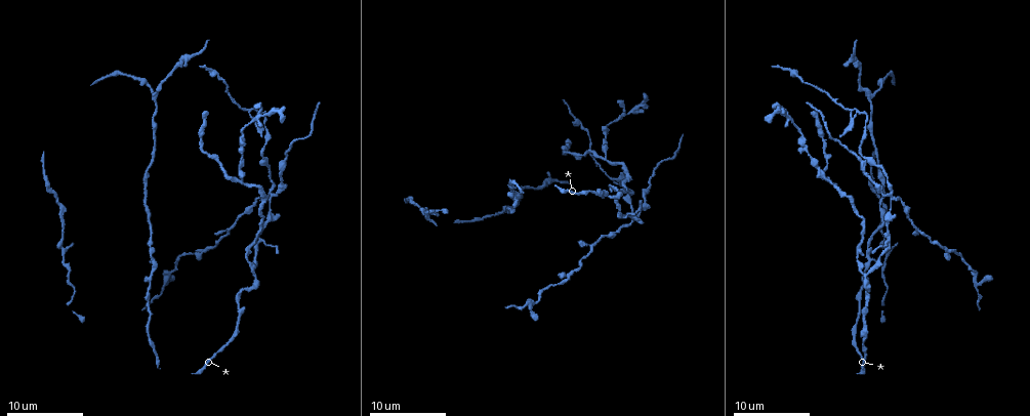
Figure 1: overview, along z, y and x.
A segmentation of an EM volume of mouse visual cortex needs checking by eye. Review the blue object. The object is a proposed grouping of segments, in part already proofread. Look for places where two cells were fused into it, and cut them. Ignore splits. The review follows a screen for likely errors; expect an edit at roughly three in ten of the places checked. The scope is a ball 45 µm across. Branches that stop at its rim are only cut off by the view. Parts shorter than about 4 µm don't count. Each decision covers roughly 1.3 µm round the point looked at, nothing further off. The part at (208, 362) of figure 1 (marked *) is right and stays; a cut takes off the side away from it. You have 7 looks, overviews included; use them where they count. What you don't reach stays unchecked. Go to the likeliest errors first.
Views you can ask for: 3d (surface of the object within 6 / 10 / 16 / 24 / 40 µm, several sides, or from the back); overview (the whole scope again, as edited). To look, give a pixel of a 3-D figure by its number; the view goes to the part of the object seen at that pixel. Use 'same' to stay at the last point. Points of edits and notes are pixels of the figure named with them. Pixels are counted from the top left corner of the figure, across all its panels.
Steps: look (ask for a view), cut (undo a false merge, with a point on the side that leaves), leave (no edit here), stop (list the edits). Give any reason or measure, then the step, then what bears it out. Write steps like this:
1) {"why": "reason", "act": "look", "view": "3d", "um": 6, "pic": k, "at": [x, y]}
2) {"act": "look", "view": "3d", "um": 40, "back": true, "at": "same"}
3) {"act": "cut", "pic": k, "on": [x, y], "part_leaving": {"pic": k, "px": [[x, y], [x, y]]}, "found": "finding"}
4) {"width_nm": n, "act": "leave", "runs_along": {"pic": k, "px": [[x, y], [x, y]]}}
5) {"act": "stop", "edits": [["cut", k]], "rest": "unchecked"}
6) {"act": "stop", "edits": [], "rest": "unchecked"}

{"why": "four arms meet", "act": "look", "view": "3d", "um": 10, "pic": 1, "at": [633, 221]}

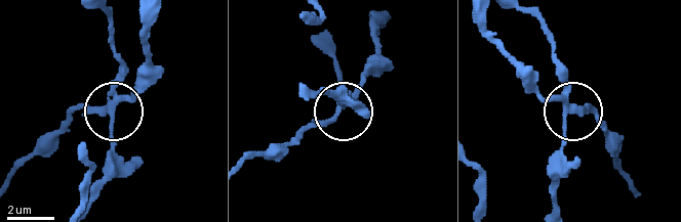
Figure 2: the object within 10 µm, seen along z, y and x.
{"width_nm": 250, "act": "cut", "pic": 2, "on": [131, 95], "part_leaving": {"pic": 2, "px": [[111, 105], [71, 117], [18, 170]]}, "found": "two cells meet here"}

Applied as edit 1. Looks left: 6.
{"why": "four or more arms meet", "act": "look", "view": "3d", "um": 10, "pic": 1, "at": [263, 240]}

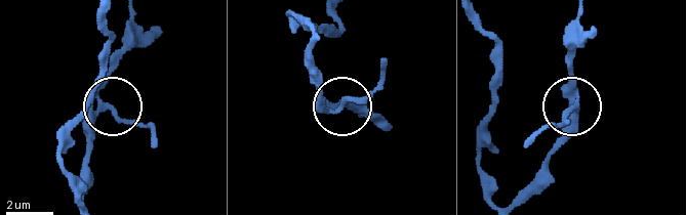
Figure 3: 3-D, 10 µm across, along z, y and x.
{"arms": 4, "act": "leave", "runs_along": {"pic": 3, "px": [[510, 204], [535, 174], [574, 108], [542, 131]]}, "found": "continuous, no second cell"}

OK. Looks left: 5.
{"why": "three-way junction", "act": "look", "view": "3d", "um": 6, "pic": 1, "at": [867, 276]}

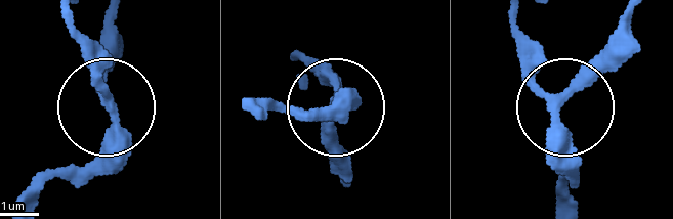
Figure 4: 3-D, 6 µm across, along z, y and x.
{"why": "from behind", "act": "look", "view": "3d", "um": 6, "back": true, "pic": 4, "at": [106, 98]}

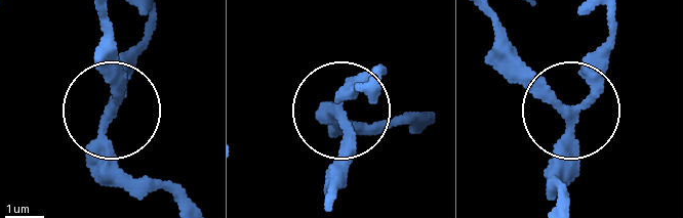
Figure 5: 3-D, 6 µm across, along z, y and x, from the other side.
{"arms": 3, "act": "leave", "runs_along": {"pic": 5, "px": [[184, 207], [128, 177], [109, 138], [145, 34]]}, "found": "continuous, no second cell"}

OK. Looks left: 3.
{"why": "side arm on a straight run", "act": "look", "view": "3d", "um": 6, "pic": 1, "at": [828, 180]}

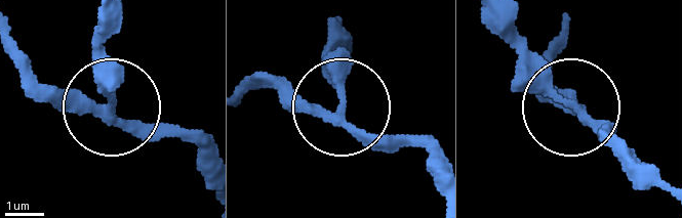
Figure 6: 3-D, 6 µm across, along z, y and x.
{"act": "look", "view": "3d", "um": 6, "back": true, "pic": 6, "at": [575, 107]}

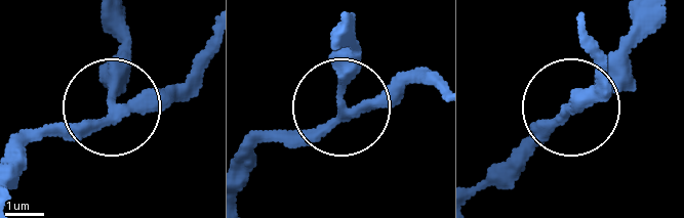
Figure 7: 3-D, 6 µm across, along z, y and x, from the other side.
{"act": "leave", "runs_along": {"pic": 7, "px": [[248, 158], [431, 80]]}, "found": "one cell here"}

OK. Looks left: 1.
{"act": "stop", "edits": [["cut", 2]], "rest": "unchecked"}

